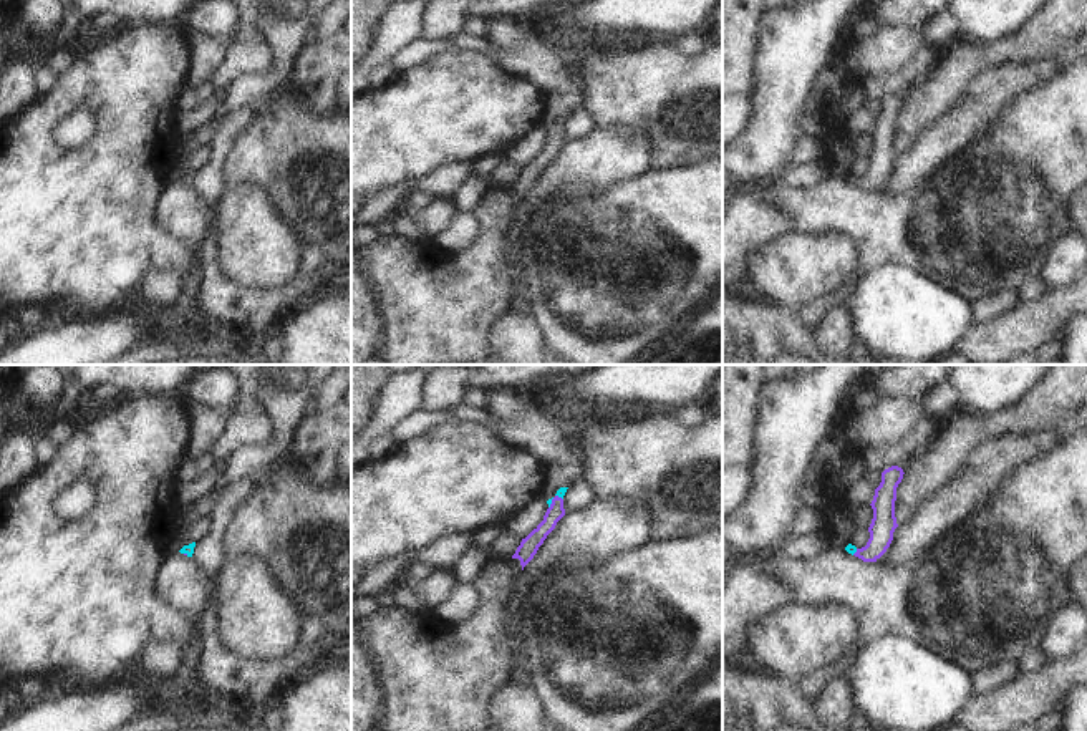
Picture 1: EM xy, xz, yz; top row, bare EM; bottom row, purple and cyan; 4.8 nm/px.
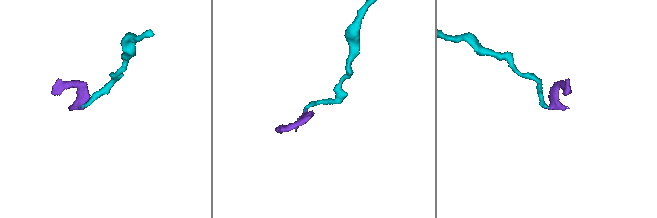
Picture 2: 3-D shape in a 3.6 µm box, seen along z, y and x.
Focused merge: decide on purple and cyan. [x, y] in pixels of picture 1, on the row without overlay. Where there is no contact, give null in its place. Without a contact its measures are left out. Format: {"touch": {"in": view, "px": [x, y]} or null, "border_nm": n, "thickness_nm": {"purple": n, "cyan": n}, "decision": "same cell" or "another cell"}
{"touch": {"in": "xz", "px": [552, 128]}, "border_nm": 90, "thickness_nm": {"purple": 90, "cyan": 20}, "decision": "same cell"}

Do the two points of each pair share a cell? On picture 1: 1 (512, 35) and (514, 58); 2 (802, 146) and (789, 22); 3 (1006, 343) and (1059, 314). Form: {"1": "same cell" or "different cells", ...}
{"1": "different cells", "2": "different cells", "3": "same cell"}

